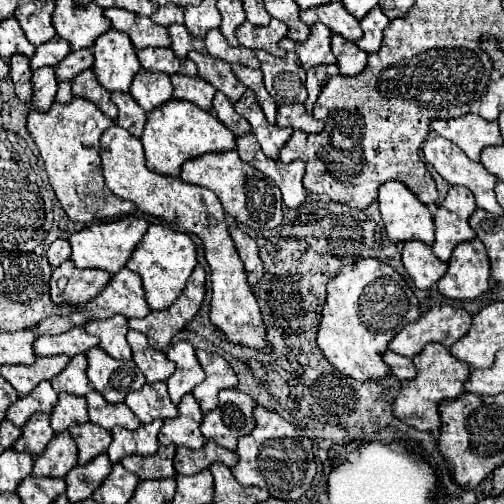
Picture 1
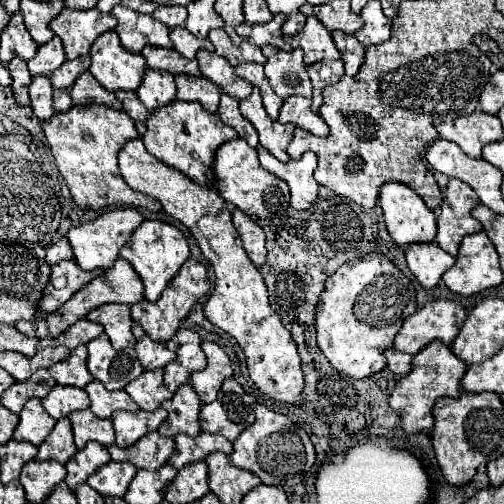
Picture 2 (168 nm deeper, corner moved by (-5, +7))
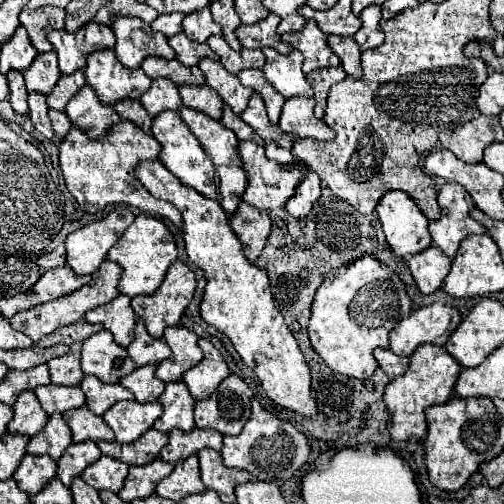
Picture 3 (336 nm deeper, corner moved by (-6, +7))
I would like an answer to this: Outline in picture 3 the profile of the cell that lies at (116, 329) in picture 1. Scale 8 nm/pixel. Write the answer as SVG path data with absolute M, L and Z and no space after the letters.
M118 295L110 303L90 309L84 315L84 319L88 323L104 325L104 329L110 331L114 335L114 341L118 345L122 345L122 347L128 347L132 343L132 339L134 339L136 315L134 315L134 311L130 307L130 297L126 297L126 295Z

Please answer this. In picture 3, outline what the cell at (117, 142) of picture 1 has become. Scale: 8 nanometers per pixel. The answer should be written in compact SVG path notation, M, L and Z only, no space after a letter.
M158 159L156 161L142 161L136 169L134 169L138 181L156 197L162 201L172 203L180 213L182 213L182 233L184 233L184 241L186 241L186 253L190 257L192 263L196 263L204 273L206 273L206 287L204 287L204 297L200 303L200 315L202 319L216 327L218 331L222 331L226 337L230 337L234 349L238 351L238 355L242 357L242 361L256 373L256 377L262 383L264 393L278 405L288 407L300 415L314 415L316 409L316 401L310 395L310 369L304 361L304 355L292 335L292 331L288 329L288 325L284 323L282 313L274 307L272 301L272 293L270 293L270 281L264 269L256 267L254 263L250 263L244 257L242 251L242 243L238 241L238 237L232 233L230 221L228 221L228 213L222 211L220 203L214 199L204 197L202 193L182 185Z

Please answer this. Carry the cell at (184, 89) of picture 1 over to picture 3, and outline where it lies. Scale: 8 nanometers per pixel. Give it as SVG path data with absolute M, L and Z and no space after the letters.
M180 85L178 91L186 107L202 111L212 119L220 119L224 103L214 89L210 89L208 85Z

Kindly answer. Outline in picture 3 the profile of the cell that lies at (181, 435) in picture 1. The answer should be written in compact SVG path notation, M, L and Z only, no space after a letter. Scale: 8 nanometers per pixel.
M184 381L168 383L166 391L158 399L164 407L162 417L154 423L154 429L162 433L170 433L172 429L180 429L190 433L194 429L194 397L190 395Z

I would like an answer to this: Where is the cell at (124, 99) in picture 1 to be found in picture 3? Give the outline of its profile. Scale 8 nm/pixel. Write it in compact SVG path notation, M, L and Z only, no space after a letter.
M120 99L114 103L116 113L126 119L132 121L134 125L138 125L144 133L150 133L152 127L152 117L148 115L148 111L142 107L142 103L138 99Z

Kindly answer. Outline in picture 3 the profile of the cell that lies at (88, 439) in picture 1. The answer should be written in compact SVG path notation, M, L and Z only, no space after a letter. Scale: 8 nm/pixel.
M86 407L66 411L64 421L72 429L74 443L82 443L88 439L90 441L114 441L114 433L106 425L106 421L102 417L90 413L90 409L86 409Z

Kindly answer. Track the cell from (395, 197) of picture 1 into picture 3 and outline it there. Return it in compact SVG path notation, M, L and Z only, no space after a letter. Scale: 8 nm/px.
M390 191L376 207L386 241L398 257L416 255L430 247L428 219L404 191Z

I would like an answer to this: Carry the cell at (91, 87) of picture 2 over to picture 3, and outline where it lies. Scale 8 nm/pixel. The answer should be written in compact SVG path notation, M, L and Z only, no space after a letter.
M90 85L78 89L78 93L68 101L66 113L72 125L78 125L90 137L100 137L120 121L120 115L114 111L114 107L104 105Z

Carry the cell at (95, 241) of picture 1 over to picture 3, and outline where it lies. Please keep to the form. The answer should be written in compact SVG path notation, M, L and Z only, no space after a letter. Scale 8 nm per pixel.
M118 207L110 211L104 219L80 227L66 239L66 263L76 275L90 275L100 269L110 247L122 237L122 233L132 225L134 213L130 209Z

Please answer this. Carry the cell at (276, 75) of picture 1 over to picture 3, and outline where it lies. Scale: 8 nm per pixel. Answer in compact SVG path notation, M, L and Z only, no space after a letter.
M264 47L262 53L266 55L264 75L280 95L284 95L286 99L296 95L312 97L310 83L306 81L306 75L302 73L304 57L298 49L294 49L290 55L280 55L278 51Z

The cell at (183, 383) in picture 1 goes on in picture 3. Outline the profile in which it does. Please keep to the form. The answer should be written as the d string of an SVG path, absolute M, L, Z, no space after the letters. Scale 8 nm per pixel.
M178 325L178 327L170 327L164 331L164 339L168 343L168 347L172 349L172 357L162 361L156 369L156 377L164 383L170 381L180 381L182 375L198 365L202 361L202 349L198 347L198 337L194 331Z

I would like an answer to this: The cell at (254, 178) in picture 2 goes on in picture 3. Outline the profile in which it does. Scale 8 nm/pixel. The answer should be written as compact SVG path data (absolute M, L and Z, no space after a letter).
M240 141L238 143L238 157L242 161L242 167L248 175L248 185L246 191L242 195L242 201L246 201L248 205L260 209L260 211L272 211L272 209L280 209L286 205L286 201L294 195L296 185L302 181L304 173L294 169L294 171L286 171L282 169L276 161L266 159L264 155L264 147L252 143L252 141Z

